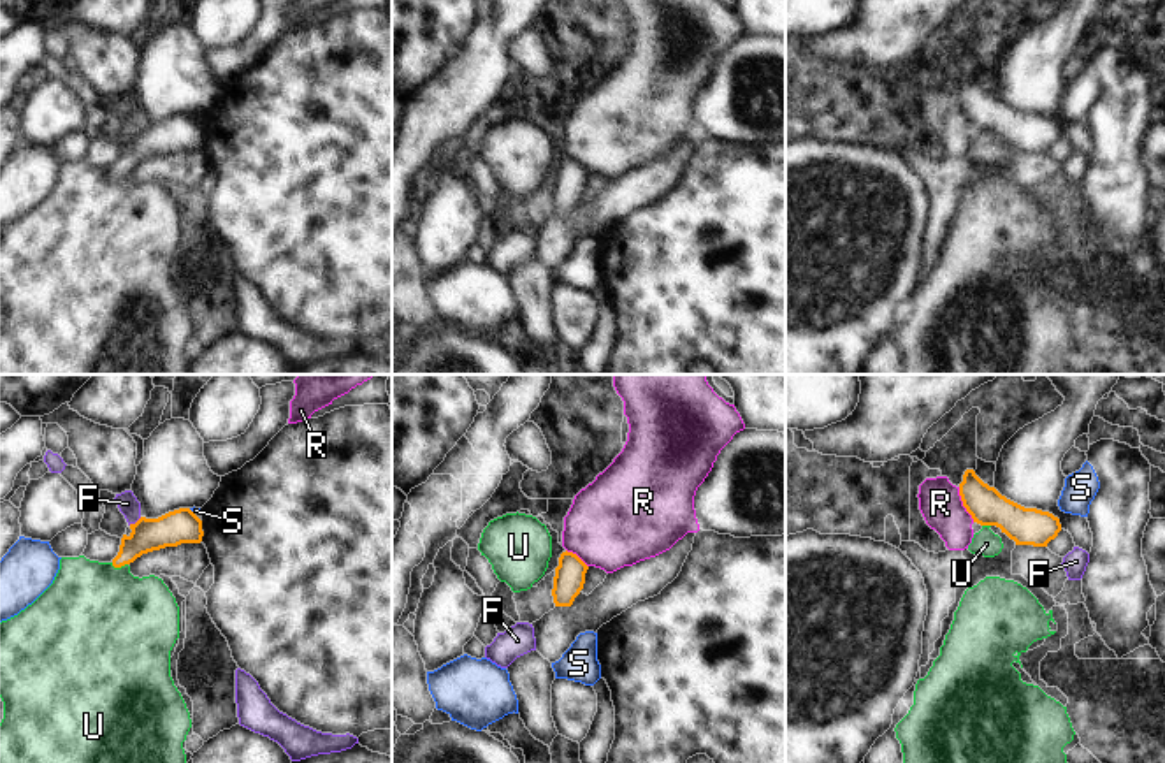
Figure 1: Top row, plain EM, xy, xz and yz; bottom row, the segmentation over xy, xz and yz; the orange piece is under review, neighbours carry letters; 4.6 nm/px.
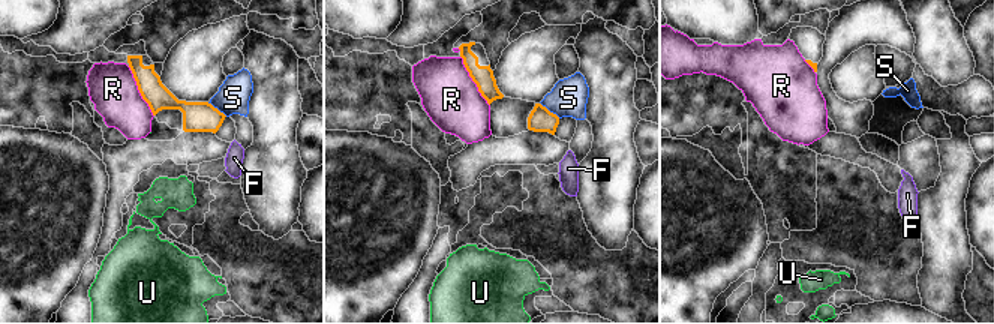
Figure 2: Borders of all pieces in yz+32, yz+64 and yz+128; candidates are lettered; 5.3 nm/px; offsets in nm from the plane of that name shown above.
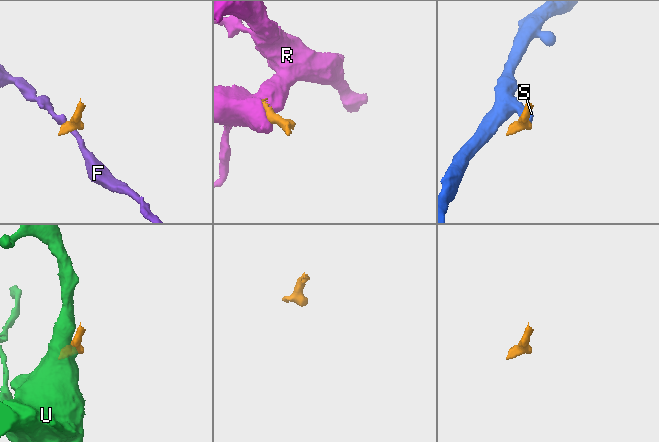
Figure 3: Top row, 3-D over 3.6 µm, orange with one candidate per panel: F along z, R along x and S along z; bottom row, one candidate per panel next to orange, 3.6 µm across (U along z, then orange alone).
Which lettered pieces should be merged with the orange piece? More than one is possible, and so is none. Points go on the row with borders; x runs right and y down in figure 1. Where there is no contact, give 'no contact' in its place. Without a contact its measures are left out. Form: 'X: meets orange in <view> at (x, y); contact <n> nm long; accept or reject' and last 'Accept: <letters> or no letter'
F: meets orange in xy at (136, 523); contact 70 nm long; reject
R: meets orange in yz at (963, 505); contact 180 nm long; reject
S: meets orange in xy at (192, 512); contact 40 nm long; reject
U: meets orange in xy at (118, 566); contact 80 nm long; reject
Accept: no letter

